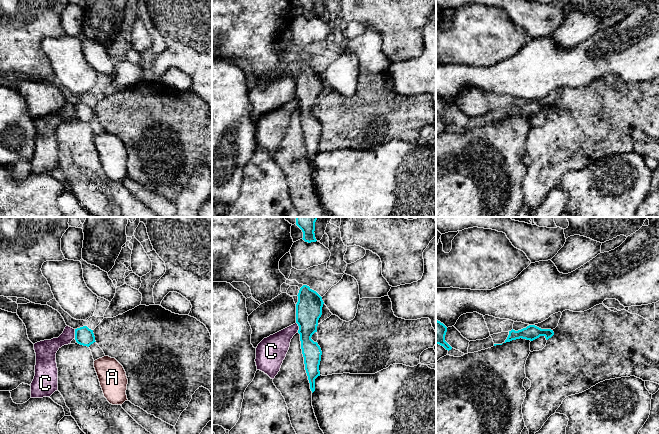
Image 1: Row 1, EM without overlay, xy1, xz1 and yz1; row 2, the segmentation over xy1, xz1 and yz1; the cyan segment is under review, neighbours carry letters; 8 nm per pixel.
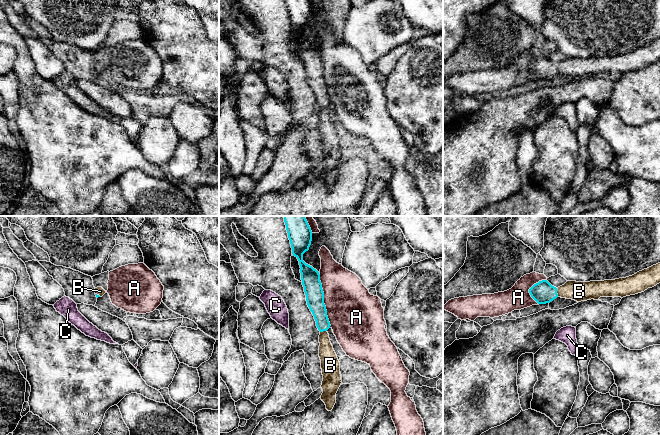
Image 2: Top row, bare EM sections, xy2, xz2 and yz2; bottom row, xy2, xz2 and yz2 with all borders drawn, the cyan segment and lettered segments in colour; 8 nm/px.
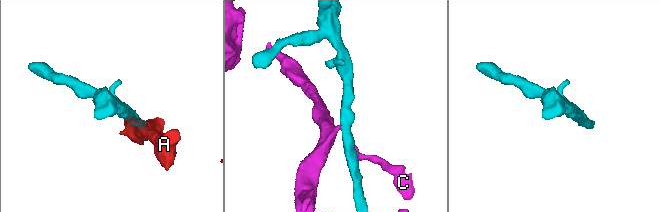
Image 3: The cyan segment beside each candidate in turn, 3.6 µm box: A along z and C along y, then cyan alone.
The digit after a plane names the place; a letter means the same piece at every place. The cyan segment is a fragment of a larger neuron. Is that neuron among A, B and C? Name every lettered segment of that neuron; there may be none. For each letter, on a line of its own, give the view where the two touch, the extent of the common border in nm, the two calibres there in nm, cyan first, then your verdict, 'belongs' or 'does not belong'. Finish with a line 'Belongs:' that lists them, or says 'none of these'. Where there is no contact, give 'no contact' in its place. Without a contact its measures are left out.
A: meets cyan in xz2; contact 440 nm long; 150 nm thick on the cyan side, 400 nm on the other; does not belong
B: meets cyan in yz2; contact 70 nm long; 180 nm thick on the cyan side, 160 nm on the other; belongs
C: meets cyan in xz1; contact 90 nm long; 200 nm thick on the cyan side, 200 nm on the other; does not belong
Belongs: B

